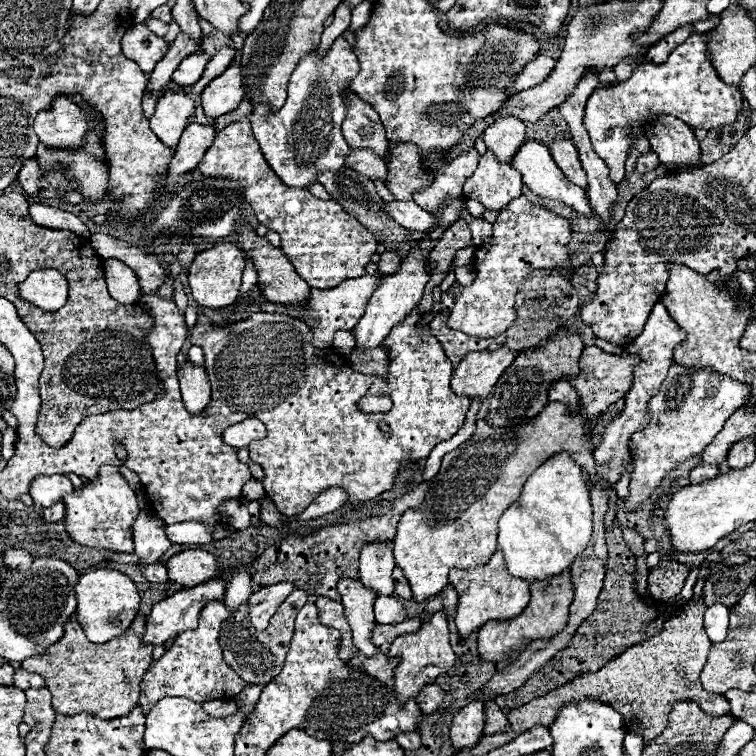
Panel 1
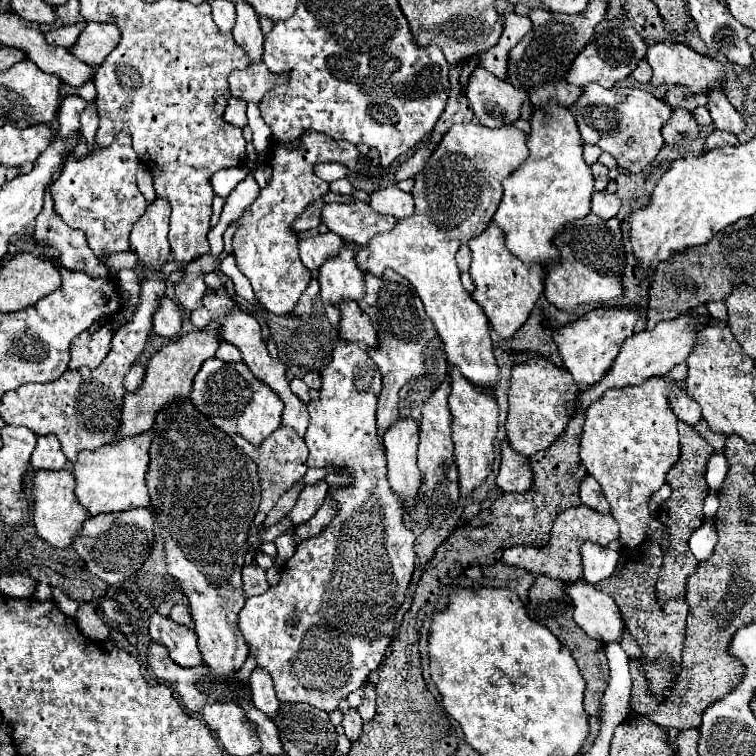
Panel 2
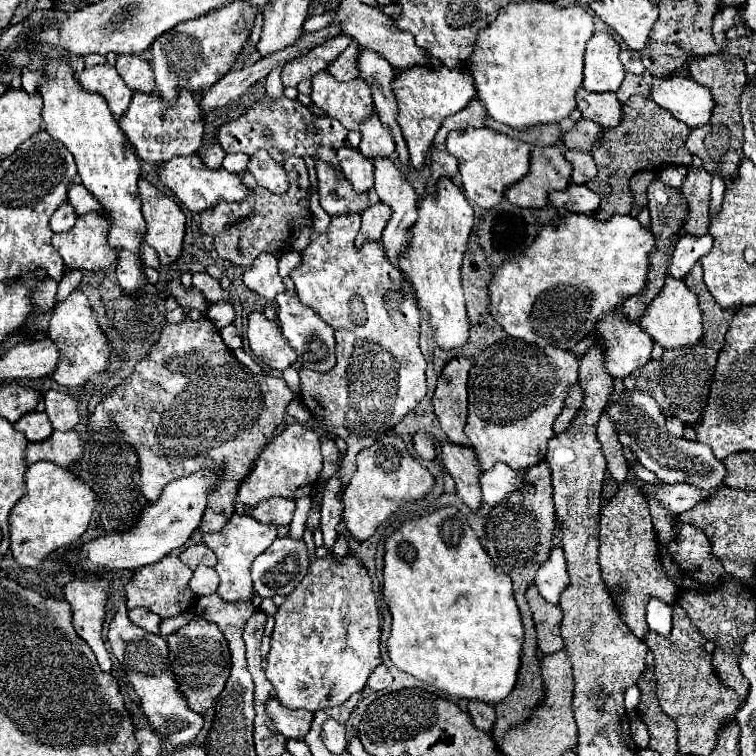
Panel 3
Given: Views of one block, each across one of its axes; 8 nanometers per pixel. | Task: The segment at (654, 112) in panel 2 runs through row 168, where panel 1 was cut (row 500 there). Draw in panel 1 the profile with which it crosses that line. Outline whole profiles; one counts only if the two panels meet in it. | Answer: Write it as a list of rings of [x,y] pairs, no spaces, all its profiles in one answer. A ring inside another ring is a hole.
[[[672,364],[668,376],[662,382],[660,392],[650,398],[650,422],[644,430],[632,436],[634,448],[634,472],[630,480],[630,496],[624,500],[628,510],[636,508],[652,496],[660,480],[688,460],[700,454],[714,436],[724,428],[724,422],[748,400],[750,384],[736,382],[728,376],[714,374],[710,368],[688,368]]]

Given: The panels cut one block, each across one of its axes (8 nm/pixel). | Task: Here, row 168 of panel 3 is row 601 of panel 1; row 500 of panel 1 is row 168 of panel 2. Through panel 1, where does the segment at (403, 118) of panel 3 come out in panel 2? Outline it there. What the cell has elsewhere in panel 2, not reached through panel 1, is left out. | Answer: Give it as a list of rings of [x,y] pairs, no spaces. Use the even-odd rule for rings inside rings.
[[[452,126],[428,158],[424,170],[414,176],[414,214],[400,218],[390,232],[376,234],[356,256],[364,272],[370,270],[380,276],[382,270],[390,266],[416,288],[430,320],[444,340],[448,364],[458,368],[472,384],[484,388],[496,388],[500,368],[492,352],[488,318],[464,290],[454,254],[462,242],[468,242],[488,228],[502,200],[502,180],[526,158],[526,134],[514,126]]]

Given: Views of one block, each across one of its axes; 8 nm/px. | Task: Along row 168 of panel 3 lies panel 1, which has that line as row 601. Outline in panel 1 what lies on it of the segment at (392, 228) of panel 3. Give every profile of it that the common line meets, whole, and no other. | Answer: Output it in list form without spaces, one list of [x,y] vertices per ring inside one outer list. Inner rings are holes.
[[[376,596],[374,614],[380,624],[396,624],[406,618],[406,608],[396,596]]]

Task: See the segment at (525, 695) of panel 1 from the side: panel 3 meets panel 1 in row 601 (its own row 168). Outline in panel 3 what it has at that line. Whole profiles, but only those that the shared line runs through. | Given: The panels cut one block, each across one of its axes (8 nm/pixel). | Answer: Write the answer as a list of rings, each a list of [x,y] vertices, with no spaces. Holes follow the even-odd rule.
[[[632,96],[624,108],[624,116],[620,126],[602,130],[600,146],[592,150],[592,156],[598,166],[598,176],[592,178],[586,186],[592,188],[600,196],[600,206],[594,212],[594,218],[608,220],[612,214],[630,214],[632,194],[630,194],[630,178],[640,170],[654,170],[660,164],[680,164],[690,166],[692,154],[684,148],[684,140],[692,132],[690,126],[672,118],[664,108],[656,106],[650,98]]]

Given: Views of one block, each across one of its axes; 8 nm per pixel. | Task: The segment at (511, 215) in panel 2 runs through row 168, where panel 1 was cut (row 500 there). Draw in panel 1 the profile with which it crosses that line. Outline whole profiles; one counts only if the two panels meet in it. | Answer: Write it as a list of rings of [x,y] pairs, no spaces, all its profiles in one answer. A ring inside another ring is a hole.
[[[568,452],[554,454],[548,458],[524,484],[522,496],[504,510],[498,524],[498,548],[504,552],[506,568],[512,576],[524,580],[538,580],[558,576],[568,570],[574,558],[584,550],[590,542],[592,532],[592,506],[590,506],[590,488],[588,478],[584,476],[582,468],[572,460]]]

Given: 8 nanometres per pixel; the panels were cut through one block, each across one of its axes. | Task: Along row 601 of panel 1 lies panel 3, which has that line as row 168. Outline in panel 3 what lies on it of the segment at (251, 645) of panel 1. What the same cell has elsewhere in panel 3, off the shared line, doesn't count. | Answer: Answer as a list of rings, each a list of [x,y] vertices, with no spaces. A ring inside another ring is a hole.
[[[288,158],[284,164],[284,170],[288,172],[290,178],[290,190],[284,196],[276,196],[262,186],[256,184],[250,172],[242,172],[240,176],[244,178],[244,184],[252,188],[252,194],[240,202],[240,204],[228,204],[220,202],[212,210],[202,212],[200,216],[200,228],[214,236],[214,246],[220,258],[230,260],[236,266],[252,266],[254,258],[262,252],[270,252],[274,256],[280,256],[290,248],[294,238],[300,234],[304,226],[304,216],[308,214],[298,206],[298,200],[308,192],[310,180],[308,180],[308,170],[302,158]]]

